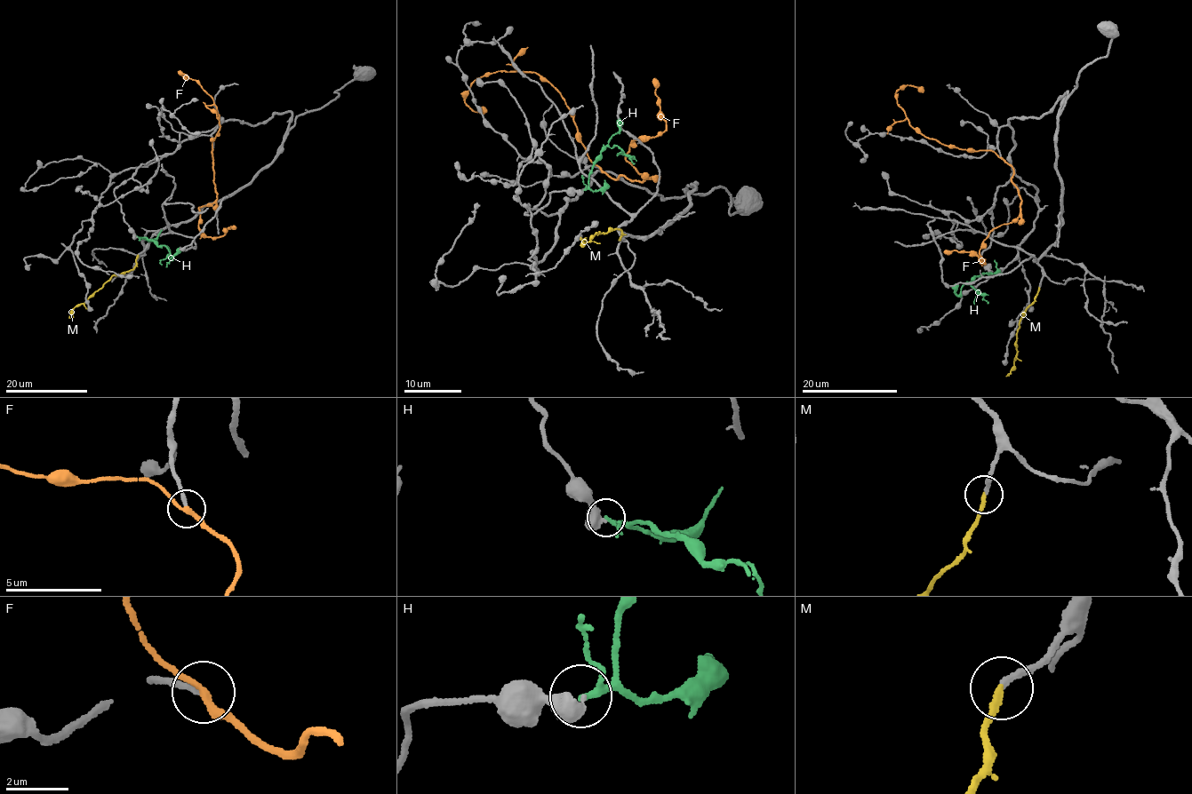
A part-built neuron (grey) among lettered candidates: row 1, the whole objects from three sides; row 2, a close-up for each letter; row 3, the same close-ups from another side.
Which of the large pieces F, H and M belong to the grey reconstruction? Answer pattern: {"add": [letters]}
{"add": ["F", "M"]}

